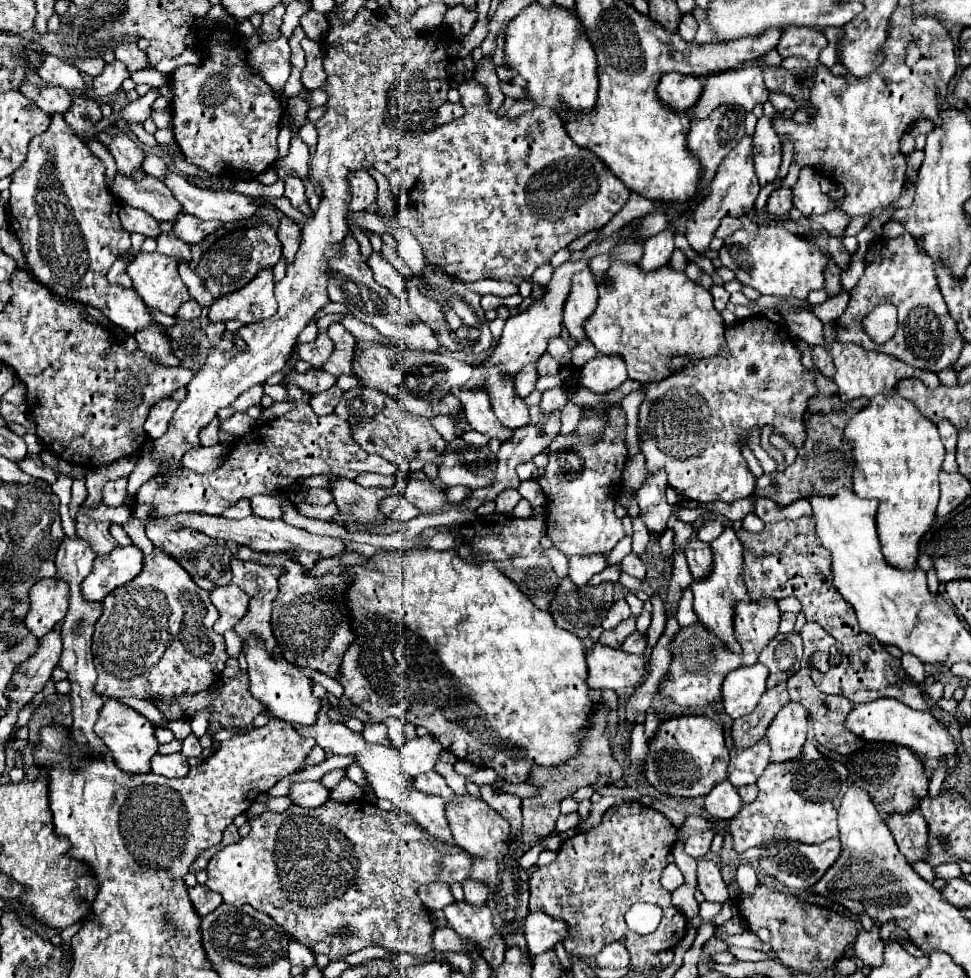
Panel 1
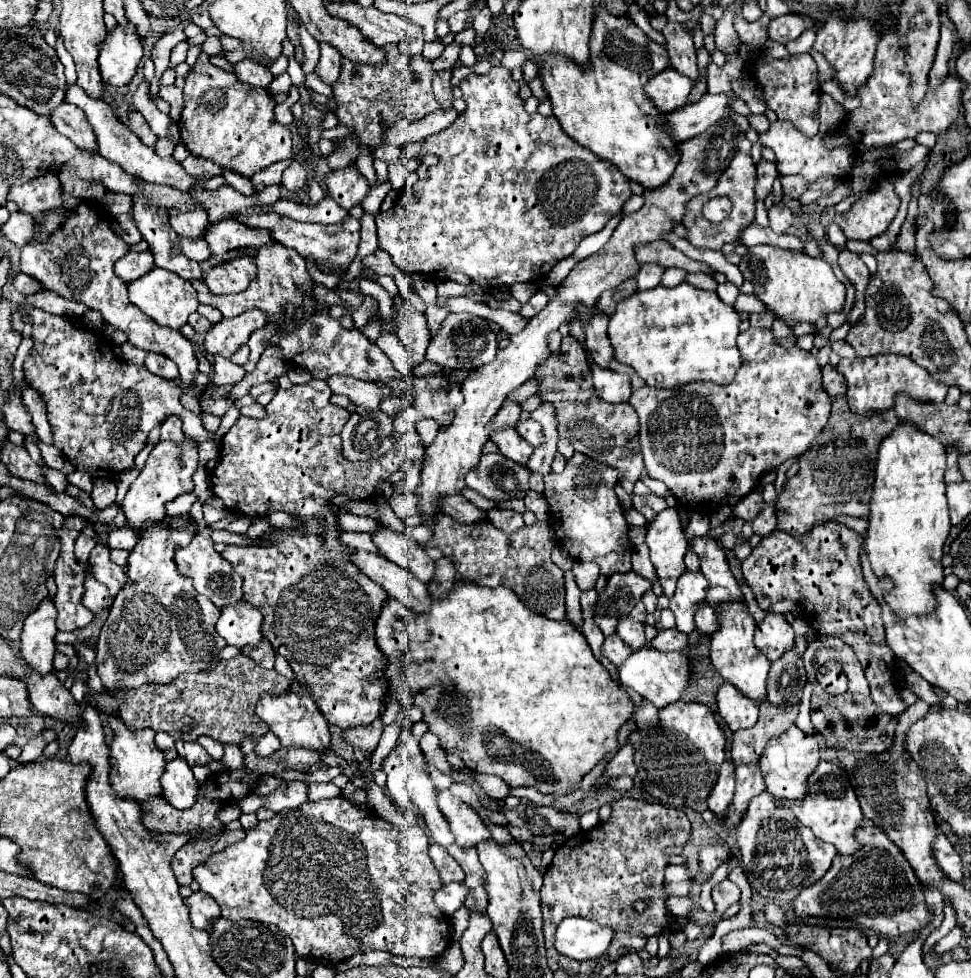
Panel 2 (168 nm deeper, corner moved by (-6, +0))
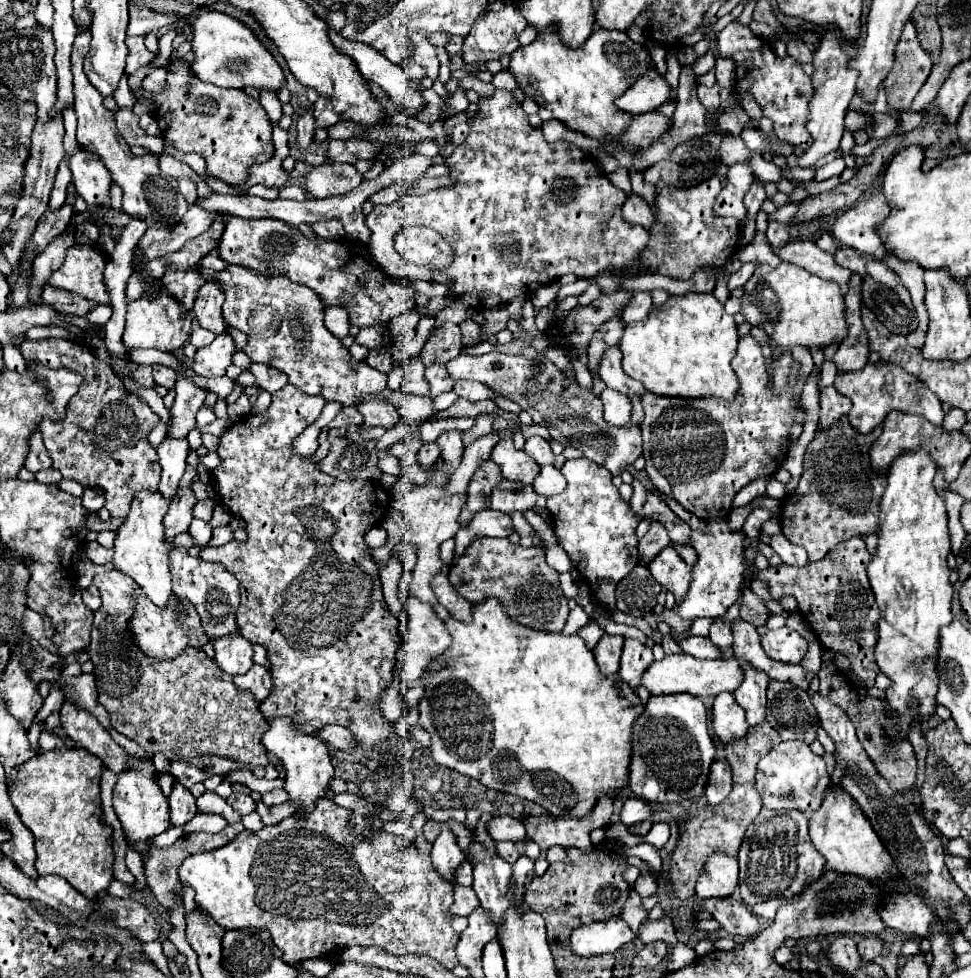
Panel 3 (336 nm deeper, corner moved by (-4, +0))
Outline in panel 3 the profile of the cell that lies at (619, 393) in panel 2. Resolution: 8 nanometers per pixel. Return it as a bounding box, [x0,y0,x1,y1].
[601,388,631,426]

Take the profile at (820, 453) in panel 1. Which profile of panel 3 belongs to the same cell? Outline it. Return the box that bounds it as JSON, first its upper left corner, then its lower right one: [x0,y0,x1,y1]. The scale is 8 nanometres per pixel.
[779,418,885,562]

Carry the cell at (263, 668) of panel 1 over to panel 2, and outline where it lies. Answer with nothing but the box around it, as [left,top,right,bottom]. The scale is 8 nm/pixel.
[257,690,331,750]

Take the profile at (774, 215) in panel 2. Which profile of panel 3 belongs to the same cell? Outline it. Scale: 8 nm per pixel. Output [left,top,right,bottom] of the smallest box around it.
[767,222,789,248]

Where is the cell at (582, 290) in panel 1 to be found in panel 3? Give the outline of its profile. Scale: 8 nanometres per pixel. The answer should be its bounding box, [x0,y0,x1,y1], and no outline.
[599,348,645,398]

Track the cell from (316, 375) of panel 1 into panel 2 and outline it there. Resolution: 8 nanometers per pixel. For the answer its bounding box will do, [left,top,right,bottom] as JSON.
[327,374,393,410]

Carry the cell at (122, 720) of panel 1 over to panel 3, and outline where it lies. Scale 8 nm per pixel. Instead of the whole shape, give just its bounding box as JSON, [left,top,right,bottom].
[113,758,169,858]

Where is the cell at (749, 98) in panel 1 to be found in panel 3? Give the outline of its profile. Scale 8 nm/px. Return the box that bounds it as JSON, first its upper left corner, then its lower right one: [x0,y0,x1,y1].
[623,112,671,148]

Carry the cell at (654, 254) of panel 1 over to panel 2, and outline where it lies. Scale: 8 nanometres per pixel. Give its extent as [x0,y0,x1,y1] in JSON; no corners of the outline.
[637,262,665,290]

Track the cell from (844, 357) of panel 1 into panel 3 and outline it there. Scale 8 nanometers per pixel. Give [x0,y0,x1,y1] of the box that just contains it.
[835,362,945,434]

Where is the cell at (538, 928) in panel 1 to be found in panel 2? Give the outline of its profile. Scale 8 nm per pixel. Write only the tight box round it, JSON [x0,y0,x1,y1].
[555,918,613,960]

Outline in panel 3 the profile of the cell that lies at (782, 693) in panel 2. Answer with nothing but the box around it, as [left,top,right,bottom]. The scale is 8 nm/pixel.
[767,680,819,744]

